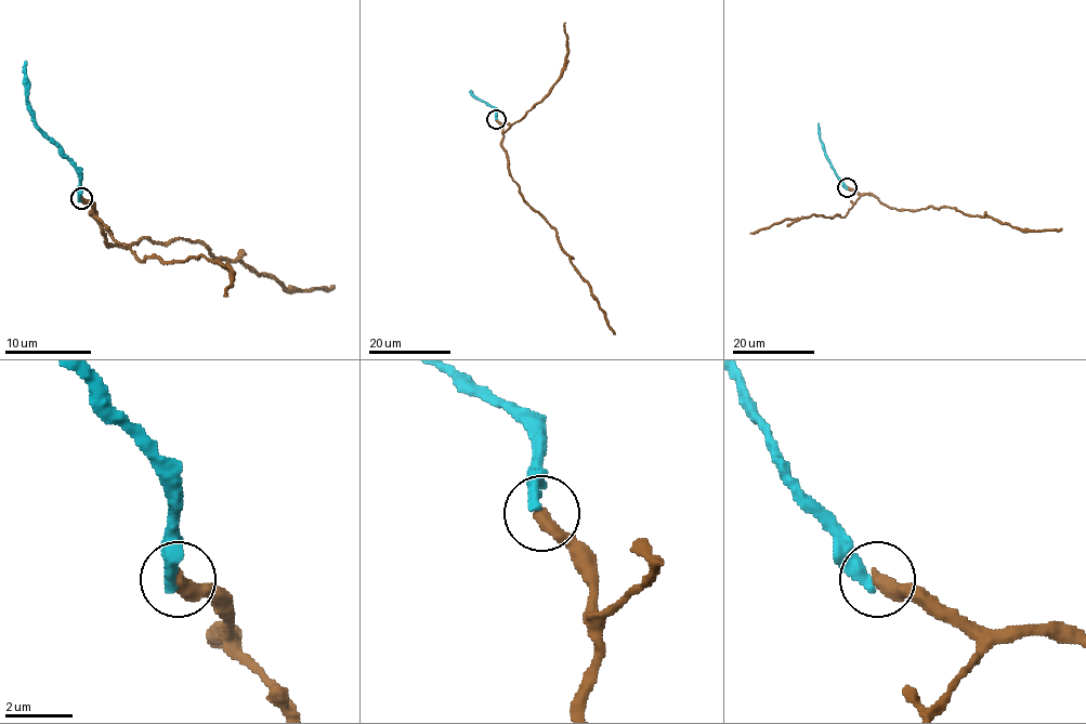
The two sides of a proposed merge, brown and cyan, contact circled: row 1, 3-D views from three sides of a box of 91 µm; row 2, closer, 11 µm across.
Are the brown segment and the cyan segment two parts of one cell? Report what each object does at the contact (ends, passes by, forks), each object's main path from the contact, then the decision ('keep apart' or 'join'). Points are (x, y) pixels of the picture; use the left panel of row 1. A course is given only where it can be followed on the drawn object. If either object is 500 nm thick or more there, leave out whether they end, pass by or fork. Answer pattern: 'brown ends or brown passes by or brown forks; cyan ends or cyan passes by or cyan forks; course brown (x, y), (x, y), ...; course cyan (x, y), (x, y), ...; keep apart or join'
brown ends; cyan ends; course brown (80, 198), (95, 211), (106, 244), (200, 241), (218, 259), (237, 259), (285, 289), (335, 285); course cyan (80, 198), (80, 175), (35, 119), (26, 91), (26, 61); join

